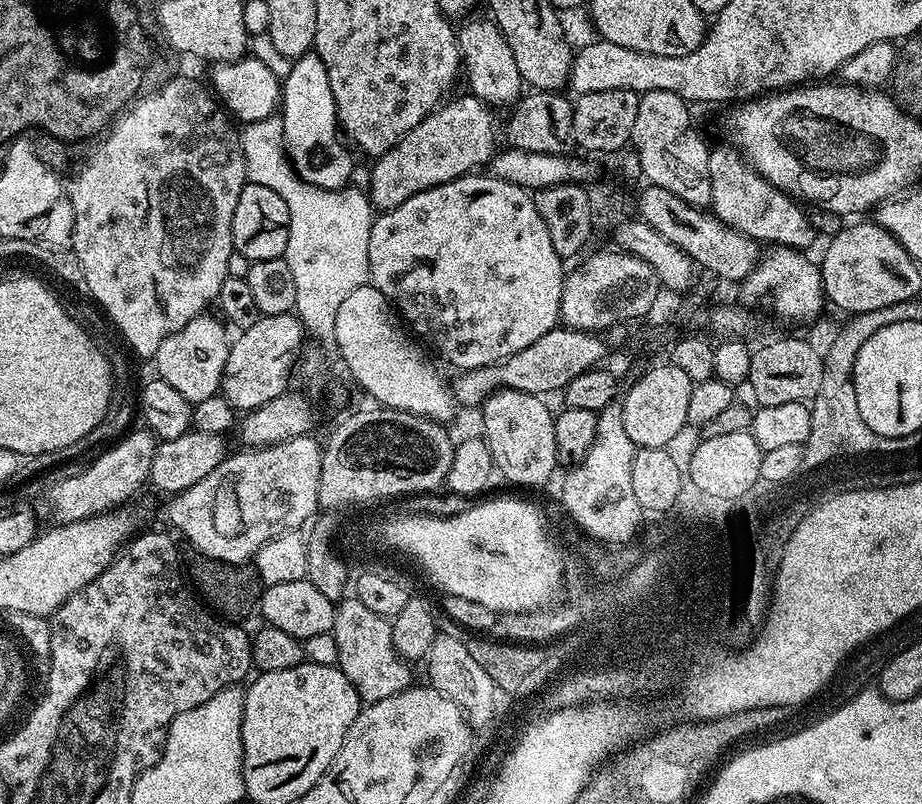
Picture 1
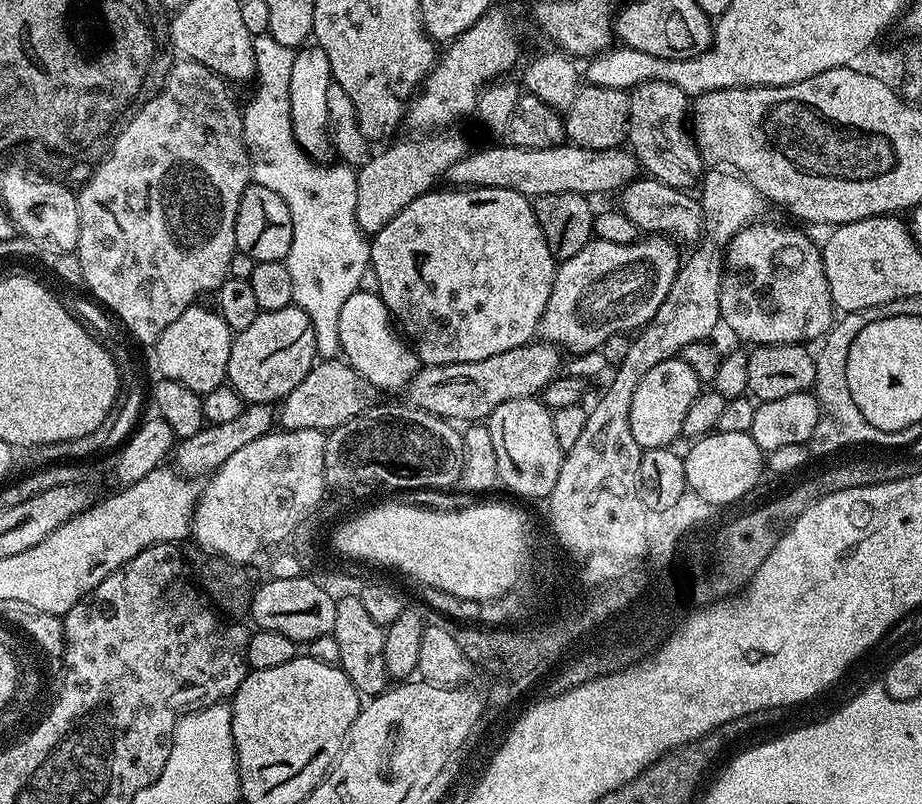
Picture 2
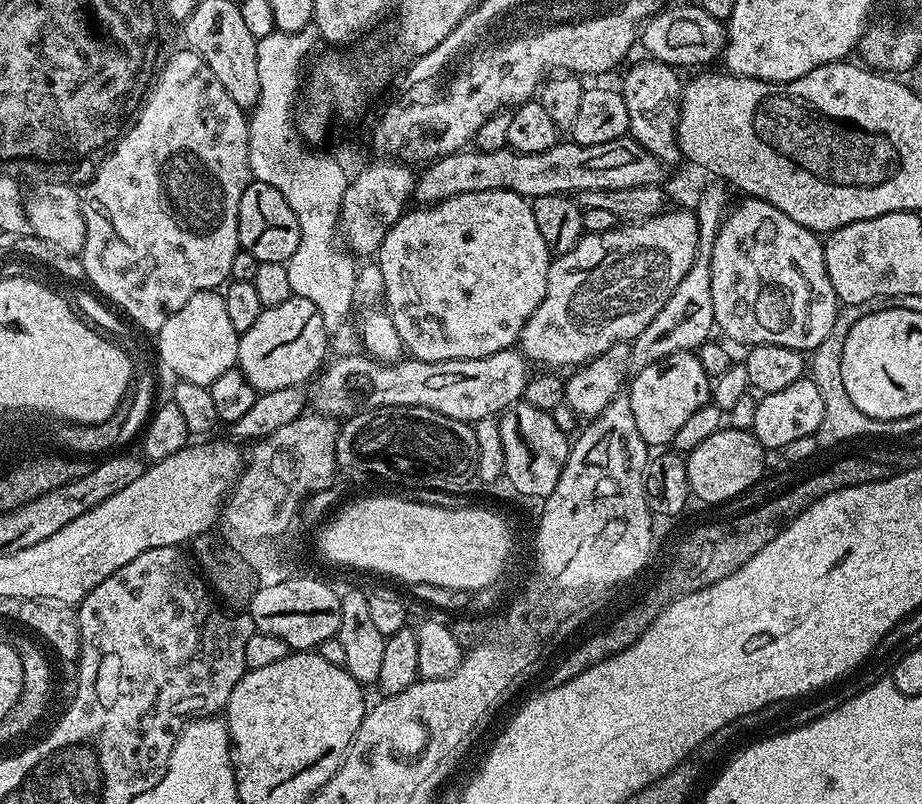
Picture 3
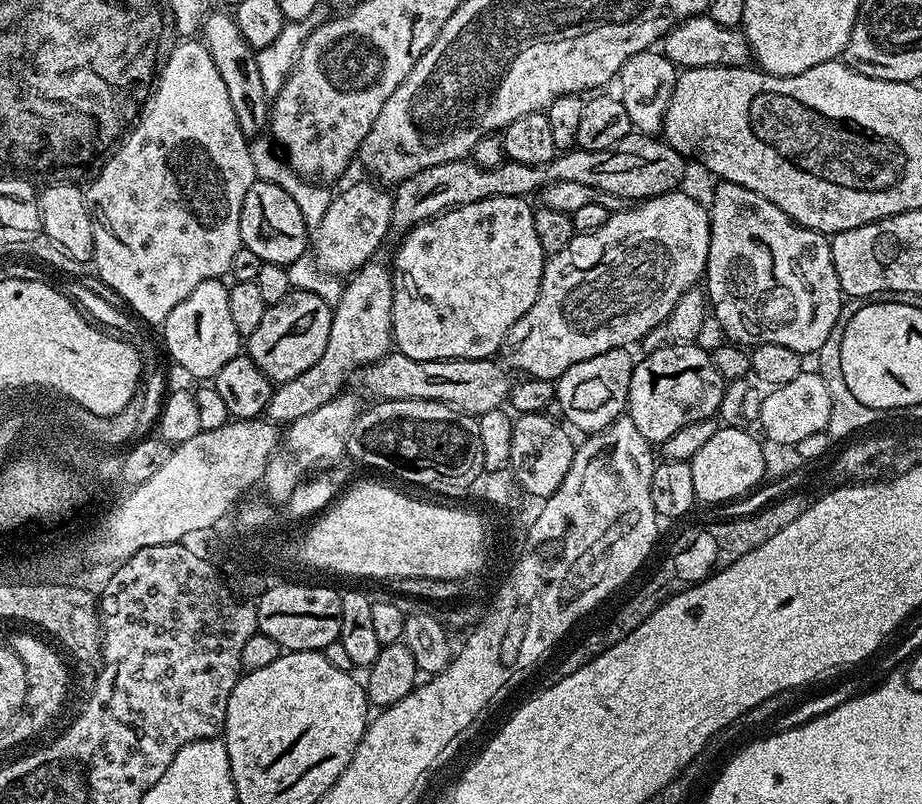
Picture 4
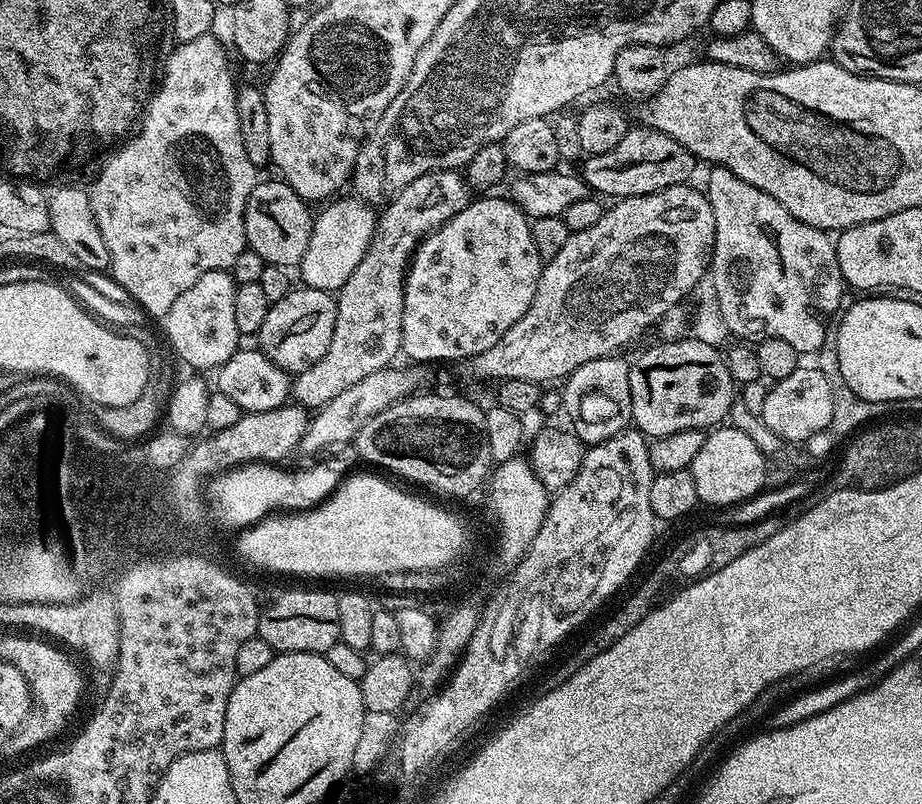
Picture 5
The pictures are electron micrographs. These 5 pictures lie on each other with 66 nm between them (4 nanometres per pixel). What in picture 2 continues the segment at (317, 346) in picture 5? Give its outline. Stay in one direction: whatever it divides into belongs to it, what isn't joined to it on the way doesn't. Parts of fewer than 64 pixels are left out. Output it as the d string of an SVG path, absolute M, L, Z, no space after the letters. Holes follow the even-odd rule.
M293 303L282 310L260 312L247 330L233 335L226 380L248 404L272 406L306 378L317 360L315 327L306 310Z

